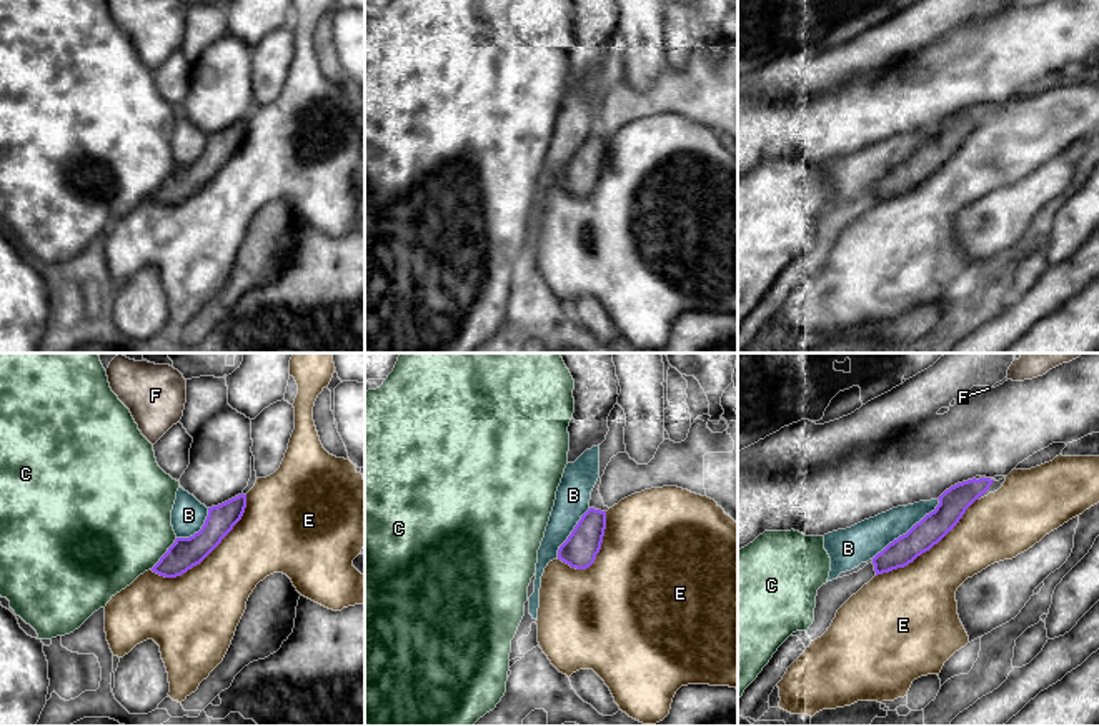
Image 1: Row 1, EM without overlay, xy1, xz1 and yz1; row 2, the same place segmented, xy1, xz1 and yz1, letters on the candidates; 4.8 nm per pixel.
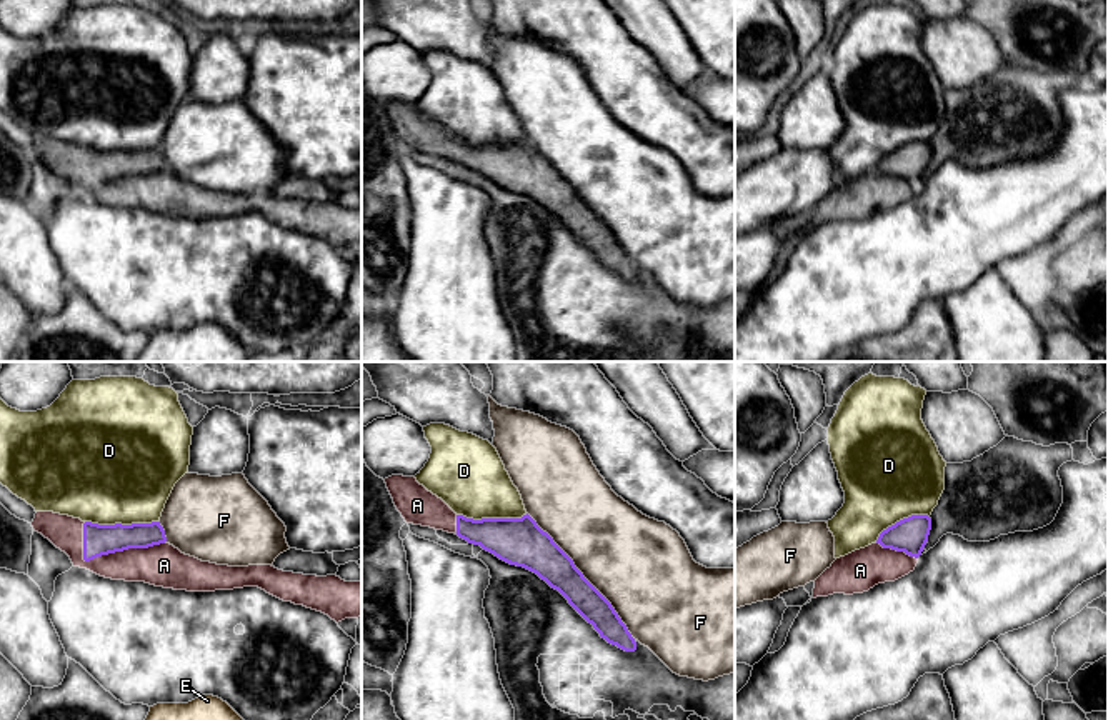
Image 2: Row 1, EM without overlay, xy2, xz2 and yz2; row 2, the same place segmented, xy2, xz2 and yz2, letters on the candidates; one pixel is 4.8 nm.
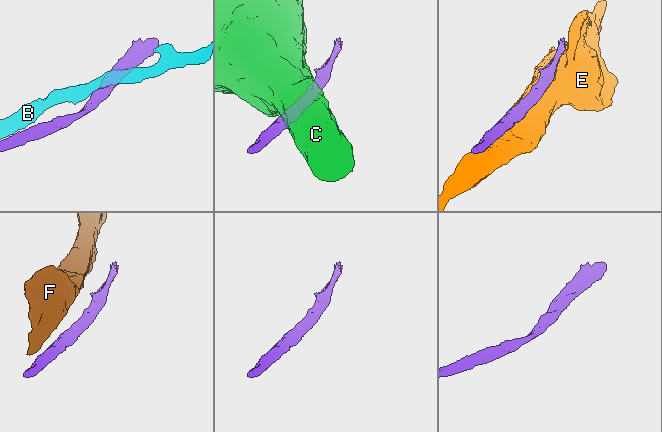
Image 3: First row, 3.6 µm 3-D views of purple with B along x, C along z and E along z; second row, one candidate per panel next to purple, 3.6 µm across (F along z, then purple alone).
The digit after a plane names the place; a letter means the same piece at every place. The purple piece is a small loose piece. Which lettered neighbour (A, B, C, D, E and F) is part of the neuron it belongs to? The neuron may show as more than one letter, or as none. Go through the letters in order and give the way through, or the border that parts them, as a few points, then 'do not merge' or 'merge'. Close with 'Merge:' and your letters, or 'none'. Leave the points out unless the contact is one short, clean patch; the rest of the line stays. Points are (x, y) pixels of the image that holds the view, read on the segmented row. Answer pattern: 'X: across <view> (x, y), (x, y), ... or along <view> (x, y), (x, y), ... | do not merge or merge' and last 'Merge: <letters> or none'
A: merge
B: do not merge
C: do not merge
D: do not merge
E: do not merge
F: do not merge
Merge: A

